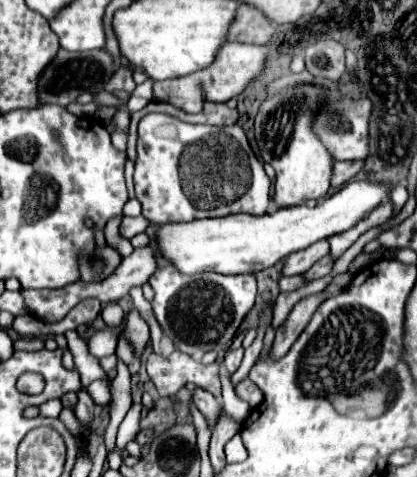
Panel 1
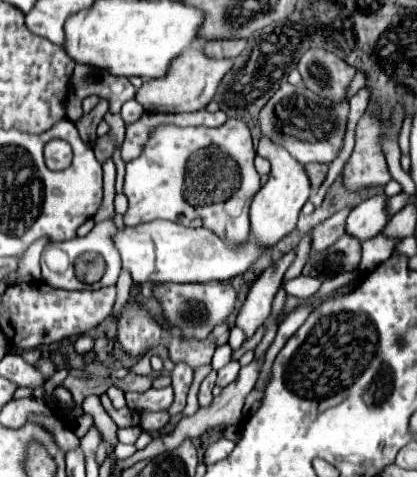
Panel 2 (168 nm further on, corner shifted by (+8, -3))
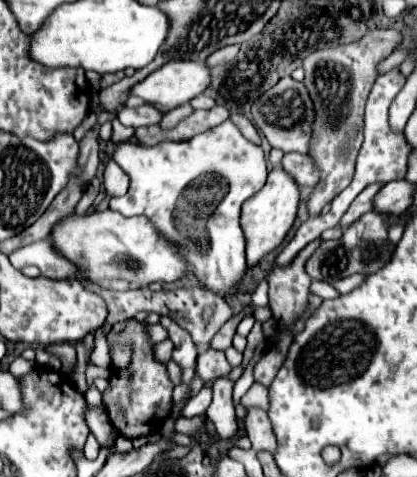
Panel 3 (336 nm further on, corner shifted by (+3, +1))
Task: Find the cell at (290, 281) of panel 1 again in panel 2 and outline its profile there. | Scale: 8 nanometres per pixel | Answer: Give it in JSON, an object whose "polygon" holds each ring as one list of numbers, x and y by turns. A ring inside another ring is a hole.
{"polygon":[[296,276,284,284,286,294,298,296,298,298,310,298,318,292,318,288,320,288,320,282,316,278,308,278,308,276]]}

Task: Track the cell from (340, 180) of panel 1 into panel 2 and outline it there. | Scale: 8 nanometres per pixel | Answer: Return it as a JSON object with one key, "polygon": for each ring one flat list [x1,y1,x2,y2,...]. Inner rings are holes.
{"polygon":[[304,164,306,172,308,172,308,180,312,184,312,188,318,188,328,172,328,164]]}

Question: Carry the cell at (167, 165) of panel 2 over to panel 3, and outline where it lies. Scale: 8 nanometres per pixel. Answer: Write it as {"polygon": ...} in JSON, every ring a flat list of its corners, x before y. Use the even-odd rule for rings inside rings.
{"polygon":[[225,120,223,124,185,142,169,142,153,148,141,148,135,140,117,144,113,160,117,160,117,164,125,170,131,184,125,196,111,198,109,208,123,216,147,216,153,224,157,224,157,228,161,228,161,232,165,232,165,236,169,236,169,240,177,240,177,244,185,248,185,256,189,256,189,260,193,260,193,268,197,268,193,274,201,280,203,288,221,296,235,292,247,268,241,206,265,186,267,162,263,148,251,144,231,120]]}

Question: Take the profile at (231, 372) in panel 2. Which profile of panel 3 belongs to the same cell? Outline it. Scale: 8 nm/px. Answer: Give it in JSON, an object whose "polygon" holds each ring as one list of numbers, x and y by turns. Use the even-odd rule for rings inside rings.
{"polygon":[[217,378,213,384,213,402,207,410,207,418,215,424,219,438,229,440,237,434,237,418,233,412,233,386,235,382,229,378]]}

